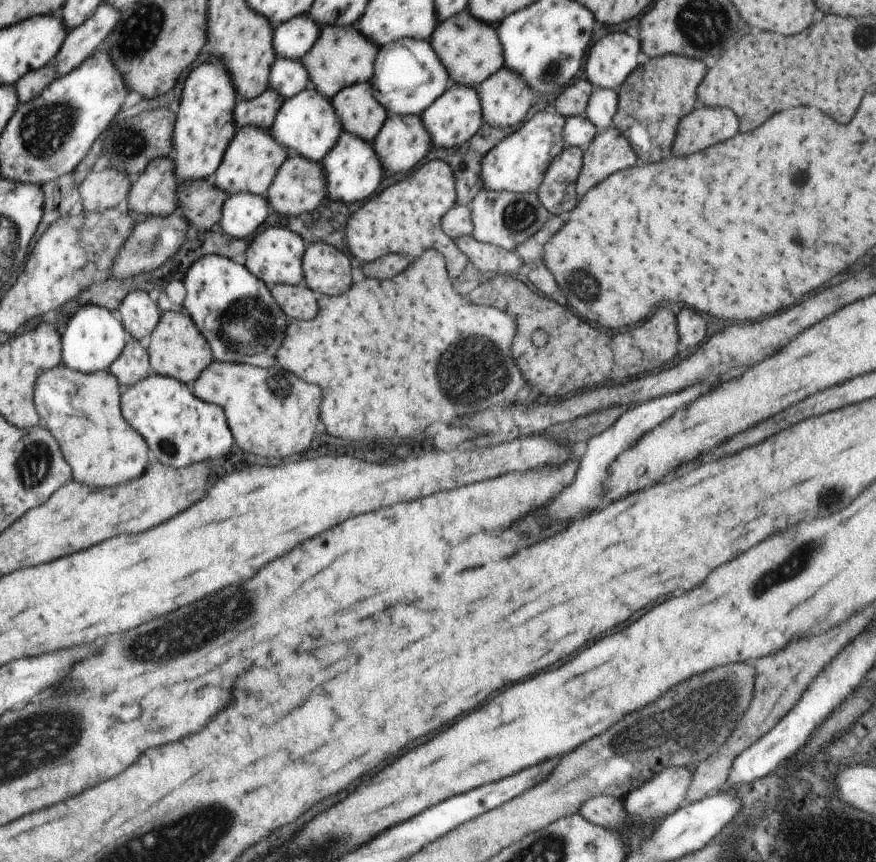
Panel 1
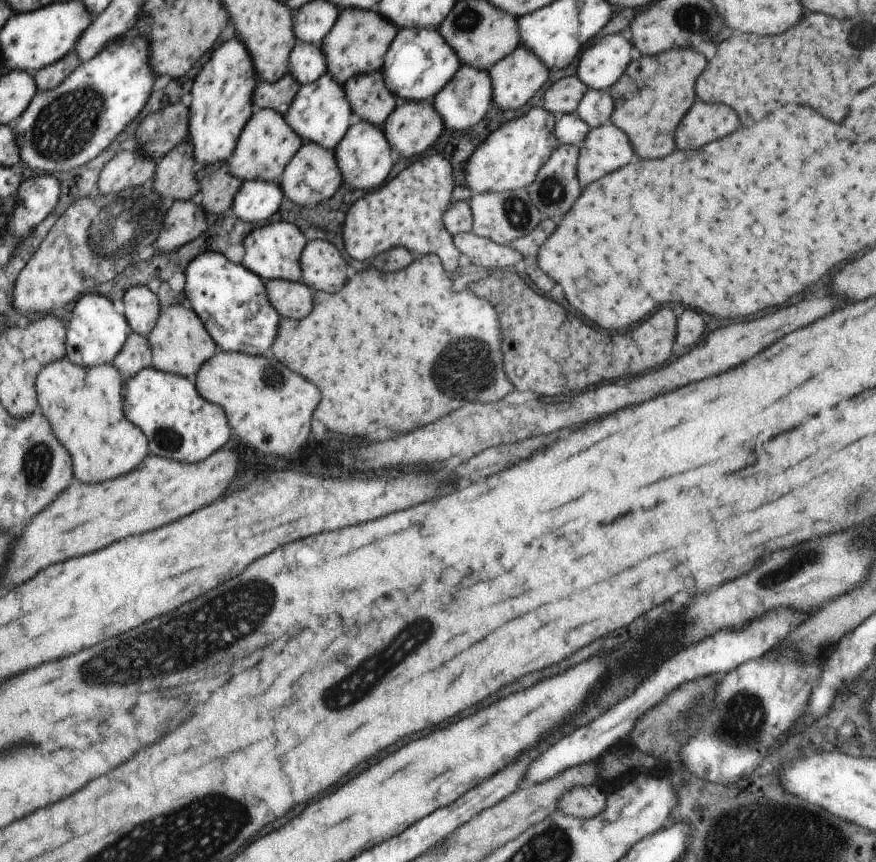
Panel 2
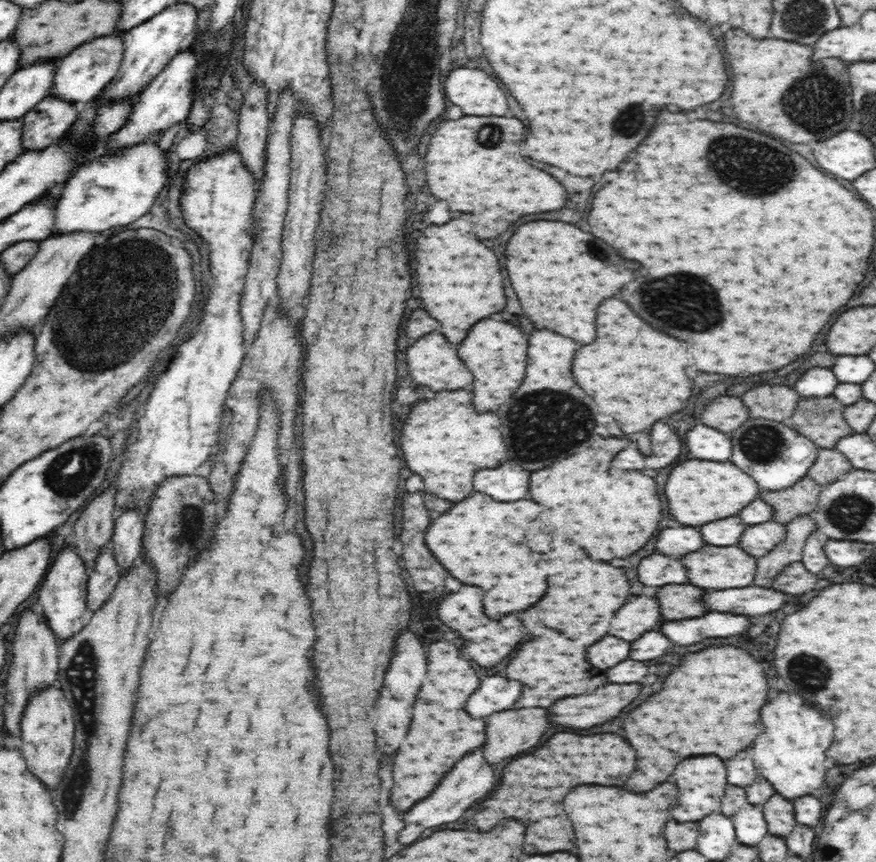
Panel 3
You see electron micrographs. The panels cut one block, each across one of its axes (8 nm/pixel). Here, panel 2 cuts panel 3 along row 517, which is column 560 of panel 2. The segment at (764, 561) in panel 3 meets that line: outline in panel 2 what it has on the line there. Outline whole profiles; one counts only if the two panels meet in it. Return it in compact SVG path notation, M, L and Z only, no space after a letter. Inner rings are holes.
M574 786L558 800L558 810L576 818L593 817L606 808L607 796L597 786Z

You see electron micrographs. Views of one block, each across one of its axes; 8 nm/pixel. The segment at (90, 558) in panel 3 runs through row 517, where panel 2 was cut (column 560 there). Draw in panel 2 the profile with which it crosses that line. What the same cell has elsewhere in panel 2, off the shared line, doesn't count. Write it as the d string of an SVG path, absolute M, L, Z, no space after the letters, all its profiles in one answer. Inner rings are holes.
M577 75L563 77L544 92L543 107L557 117L576 113L576 108L588 89Z

